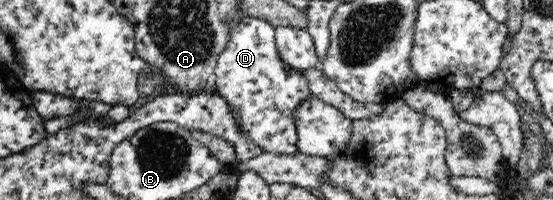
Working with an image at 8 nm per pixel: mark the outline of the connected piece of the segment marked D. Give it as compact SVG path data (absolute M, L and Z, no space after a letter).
M245 16L239 21L240 25L230 35L228 45L219 53L213 80L216 92L219 93L233 109L241 121L242 131L261 147L264 152L278 155L295 155L299 151L298 136L294 126L294 109L306 101L306 97L313 95L309 88L309 81L304 74L296 72L286 65L284 60L278 59L276 49L275 28L268 22Z

